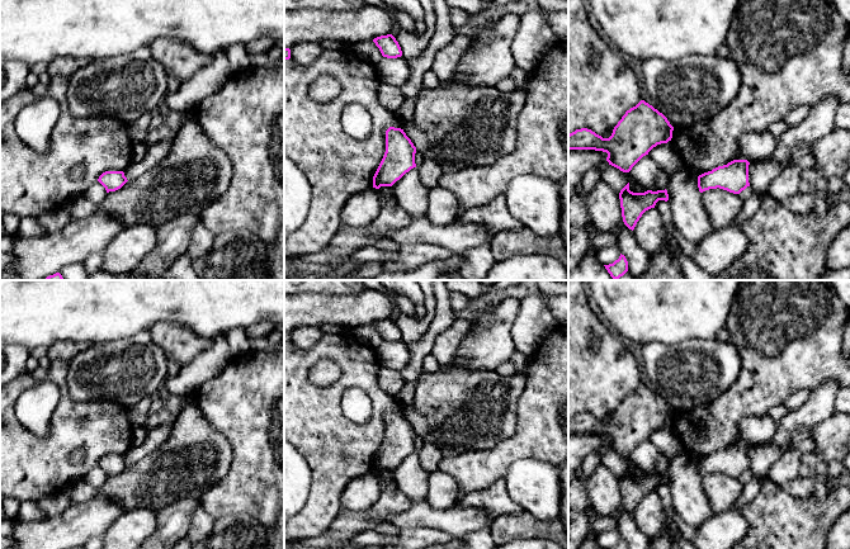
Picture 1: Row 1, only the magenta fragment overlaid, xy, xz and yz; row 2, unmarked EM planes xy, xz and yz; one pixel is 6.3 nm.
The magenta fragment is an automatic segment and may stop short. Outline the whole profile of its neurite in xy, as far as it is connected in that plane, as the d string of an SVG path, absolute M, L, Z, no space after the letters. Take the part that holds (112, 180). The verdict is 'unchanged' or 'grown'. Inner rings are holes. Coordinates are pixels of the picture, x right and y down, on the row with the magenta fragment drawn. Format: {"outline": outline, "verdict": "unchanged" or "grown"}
{"outline": "M105 171L99 176L98 181L109 193L121 189L128 180L123 171Z", "verdict": "unchanged"}

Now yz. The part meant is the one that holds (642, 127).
{"outline": "M641 100L625 112L609 138L587 128L576 129L568 134L568 150L606 152L609 165L629 172L653 147L671 141L672 131L662 113Z", "verdict": "unchanged"}

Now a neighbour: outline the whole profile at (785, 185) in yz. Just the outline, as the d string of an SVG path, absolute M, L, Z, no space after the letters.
M789 165L783 172L769 184L768 194L781 202L798 193L802 169Z

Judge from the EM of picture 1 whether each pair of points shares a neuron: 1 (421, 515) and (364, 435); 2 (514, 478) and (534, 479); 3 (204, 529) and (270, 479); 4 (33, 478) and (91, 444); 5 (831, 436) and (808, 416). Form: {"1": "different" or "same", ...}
{"1": "different", "2": "same", "3": "different", "4": "same", "5": "different"}

